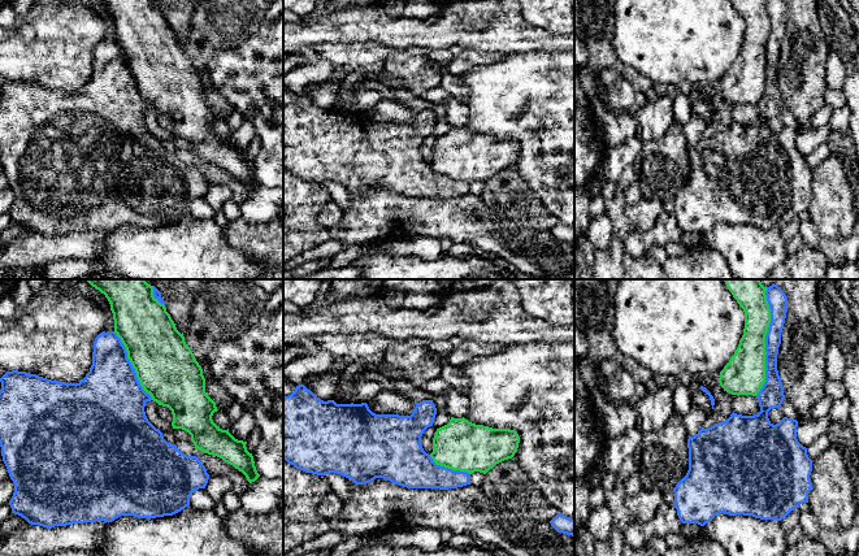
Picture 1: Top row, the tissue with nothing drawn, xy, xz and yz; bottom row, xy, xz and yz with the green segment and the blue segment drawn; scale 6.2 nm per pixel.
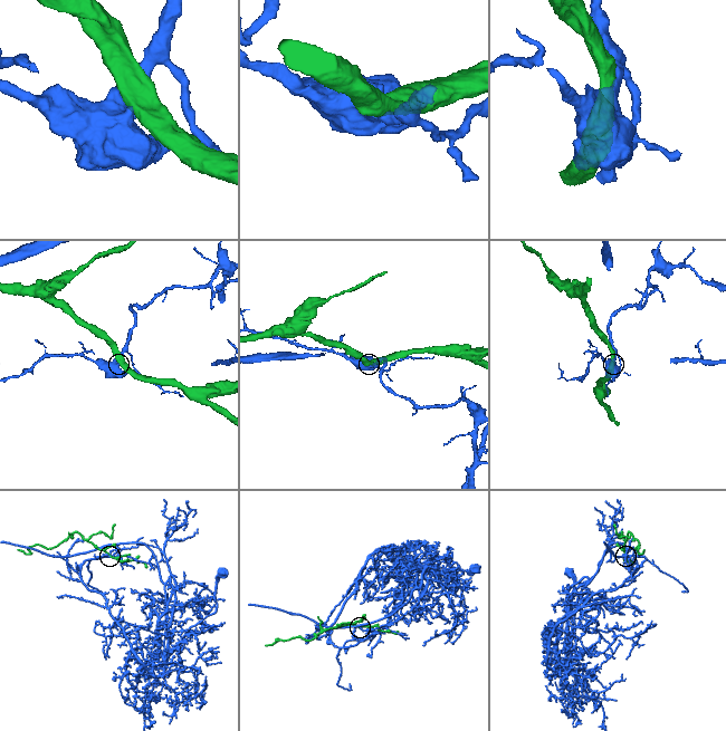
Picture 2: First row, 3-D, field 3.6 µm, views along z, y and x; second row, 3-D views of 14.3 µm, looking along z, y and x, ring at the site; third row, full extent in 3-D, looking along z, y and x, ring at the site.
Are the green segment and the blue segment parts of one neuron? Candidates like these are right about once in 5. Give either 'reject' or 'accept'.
reject

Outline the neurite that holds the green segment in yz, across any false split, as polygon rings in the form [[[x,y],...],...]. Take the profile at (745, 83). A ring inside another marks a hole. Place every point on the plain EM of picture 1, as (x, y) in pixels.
[[[730,0],[745,21],[745,38],[729,71],[720,81],[719,92],[732,104],[756,105],[765,91],[765,44],[771,18],[765,0]]]

